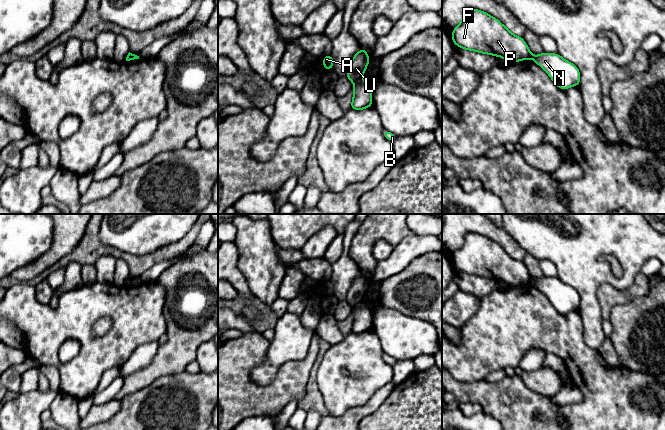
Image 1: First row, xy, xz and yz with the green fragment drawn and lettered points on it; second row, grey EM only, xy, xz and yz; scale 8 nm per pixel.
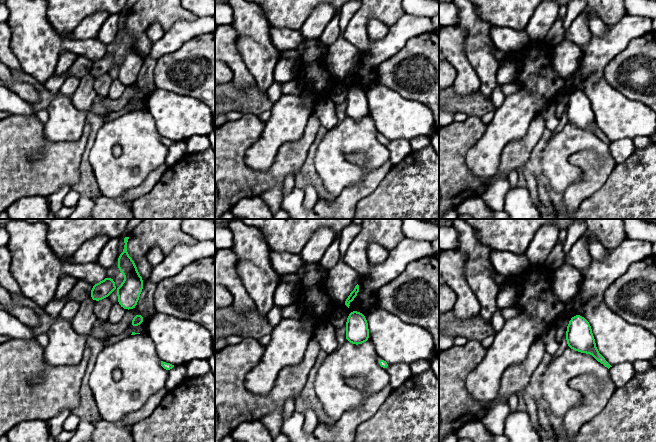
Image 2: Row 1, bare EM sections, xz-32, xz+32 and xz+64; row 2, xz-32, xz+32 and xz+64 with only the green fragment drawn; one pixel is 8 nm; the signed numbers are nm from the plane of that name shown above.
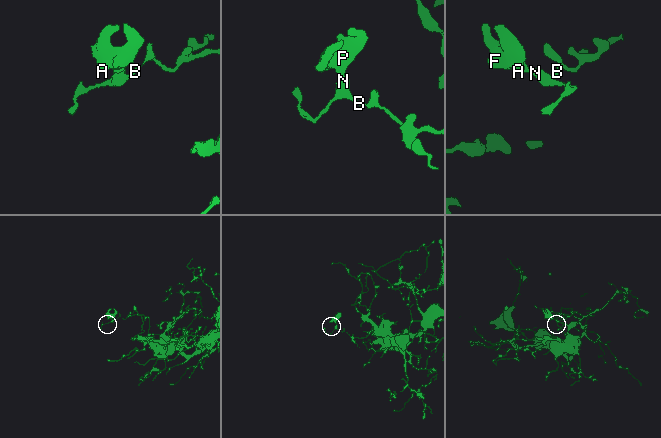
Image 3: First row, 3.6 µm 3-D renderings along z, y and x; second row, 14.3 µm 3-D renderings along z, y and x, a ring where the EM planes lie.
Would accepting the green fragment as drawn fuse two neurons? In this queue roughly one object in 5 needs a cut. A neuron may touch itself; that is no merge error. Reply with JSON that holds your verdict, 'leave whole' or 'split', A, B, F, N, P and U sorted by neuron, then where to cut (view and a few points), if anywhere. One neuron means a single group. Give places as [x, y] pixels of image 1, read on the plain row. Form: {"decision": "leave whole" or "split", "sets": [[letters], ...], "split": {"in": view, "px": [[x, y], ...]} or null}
{"decision": "split", "sets": [["A", "F", "P", "U"], ["B", "N"]], "split": {"in": "xz", "px": [[362, 303], [354, 307]]}}

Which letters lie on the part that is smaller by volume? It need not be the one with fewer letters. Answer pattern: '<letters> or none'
A, F, P, U

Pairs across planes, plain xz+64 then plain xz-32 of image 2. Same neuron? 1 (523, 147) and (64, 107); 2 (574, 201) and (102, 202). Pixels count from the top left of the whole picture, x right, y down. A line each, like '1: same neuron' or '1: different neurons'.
1: different neurons
2: same neuron

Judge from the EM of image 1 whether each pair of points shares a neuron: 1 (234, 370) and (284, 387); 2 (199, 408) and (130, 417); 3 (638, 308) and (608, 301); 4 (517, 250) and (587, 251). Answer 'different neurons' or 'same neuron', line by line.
1: same neuron
2: same neuron
3: different neurons
4: different neurons

